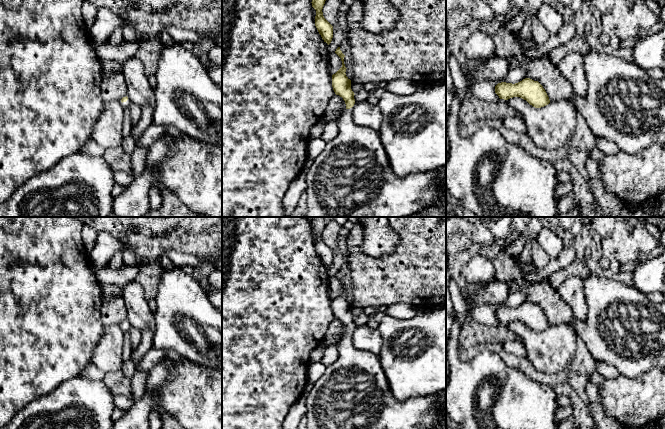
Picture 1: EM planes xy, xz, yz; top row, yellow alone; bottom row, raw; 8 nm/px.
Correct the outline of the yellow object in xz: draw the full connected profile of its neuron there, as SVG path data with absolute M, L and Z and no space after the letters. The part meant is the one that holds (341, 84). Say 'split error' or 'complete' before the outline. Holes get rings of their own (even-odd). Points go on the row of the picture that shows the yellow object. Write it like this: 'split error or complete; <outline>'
split error; M340 47L335 53L341 58L342 67L332 75L332 87L343 98L346 108L337 119L337 136L326 142L324 151L304 170L307 184L304 217L407 217L434 206L446 195L446 178L442 179L437 170L403 177L392 171L379 132L358 126L352 119L355 94L345 73L345 55Z

